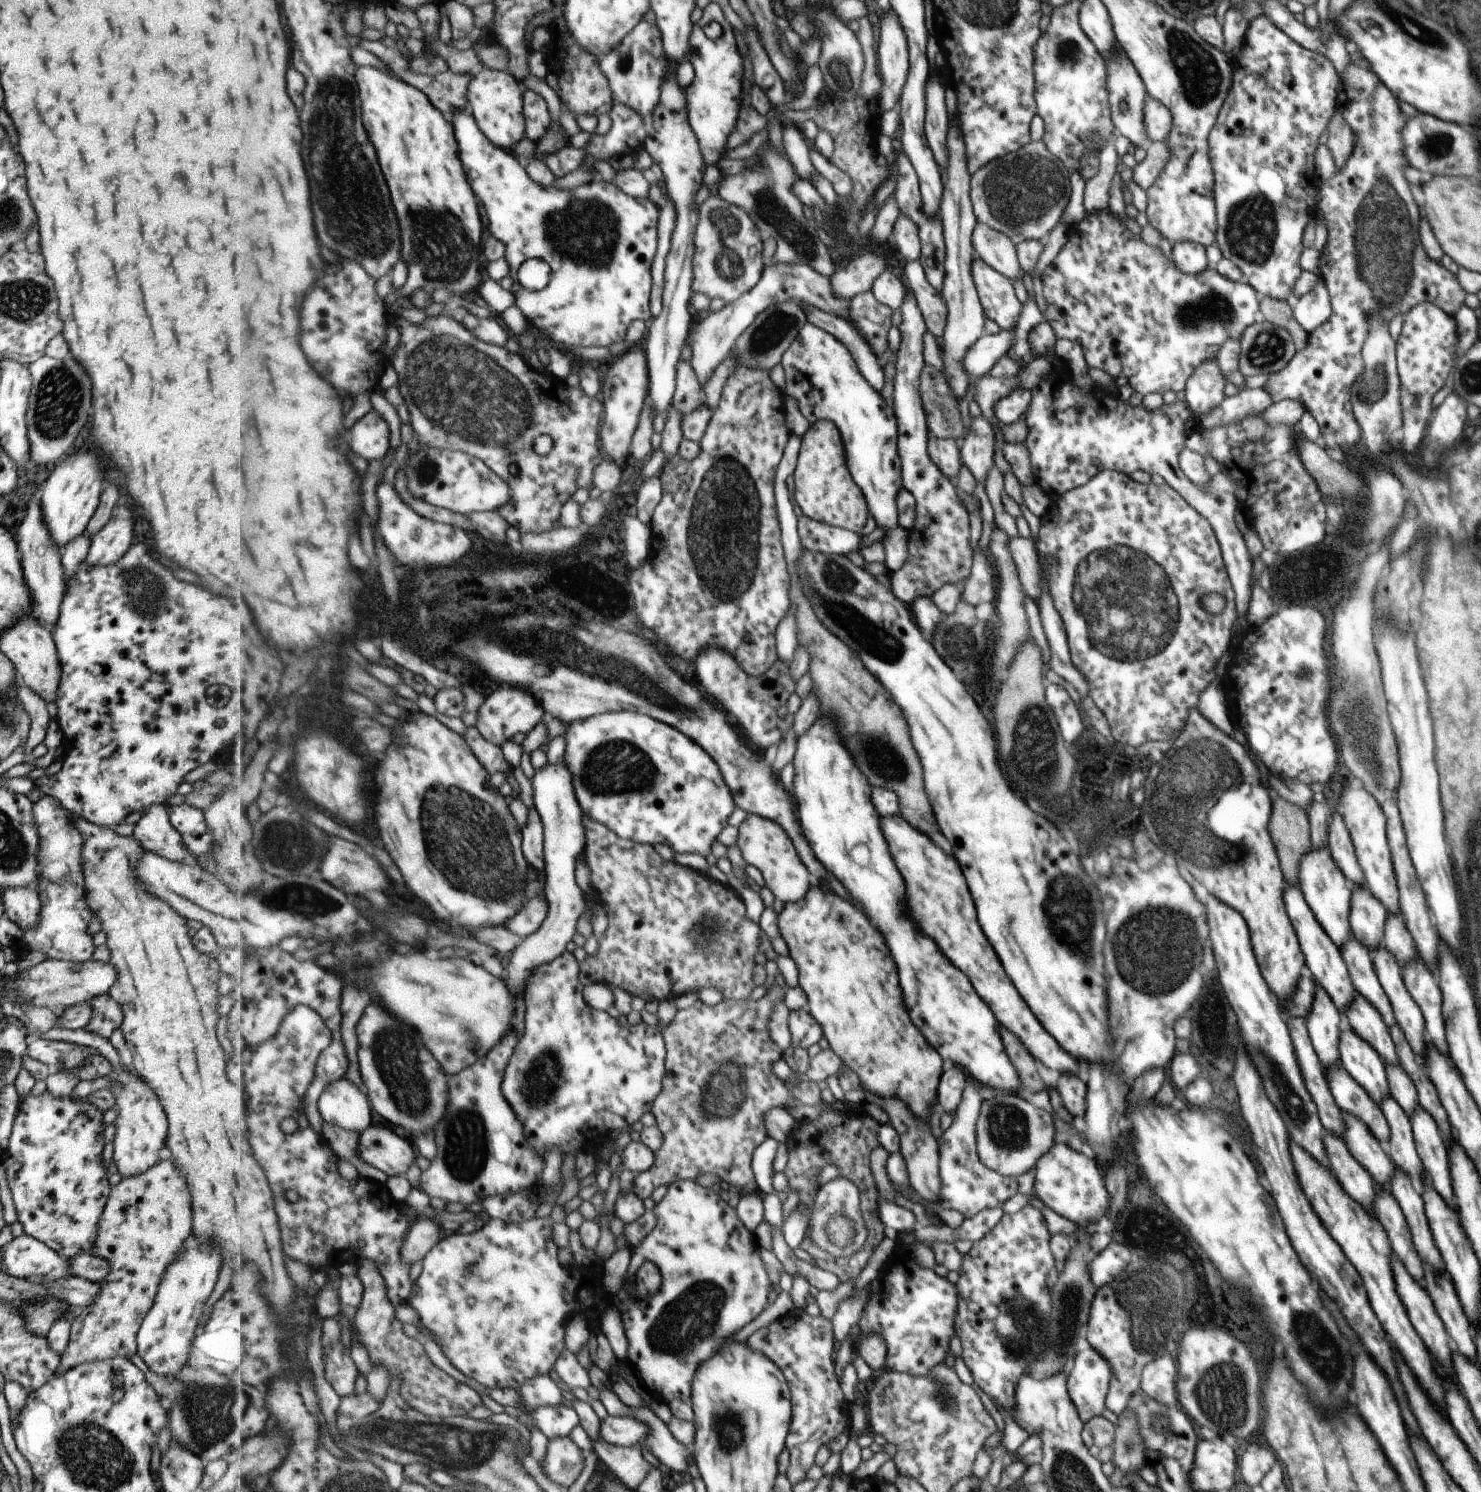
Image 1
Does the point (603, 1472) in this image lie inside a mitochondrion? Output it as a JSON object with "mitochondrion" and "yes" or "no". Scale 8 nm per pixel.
{"mitochondrion":"no"}

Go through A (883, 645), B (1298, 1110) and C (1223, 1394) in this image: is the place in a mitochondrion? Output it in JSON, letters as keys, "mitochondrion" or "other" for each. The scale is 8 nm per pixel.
{"A":"mitochondrion","B":"mitochondrion","C":"mitochondrion"}

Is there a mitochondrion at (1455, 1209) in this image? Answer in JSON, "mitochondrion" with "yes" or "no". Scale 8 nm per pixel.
{"mitochondrion":"no"}

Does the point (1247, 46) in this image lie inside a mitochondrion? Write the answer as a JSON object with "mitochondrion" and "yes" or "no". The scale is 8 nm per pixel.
{"mitochondrion":"no"}

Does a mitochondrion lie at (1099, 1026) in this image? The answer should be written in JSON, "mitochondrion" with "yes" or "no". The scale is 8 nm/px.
{"mitochondrion":"no"}

